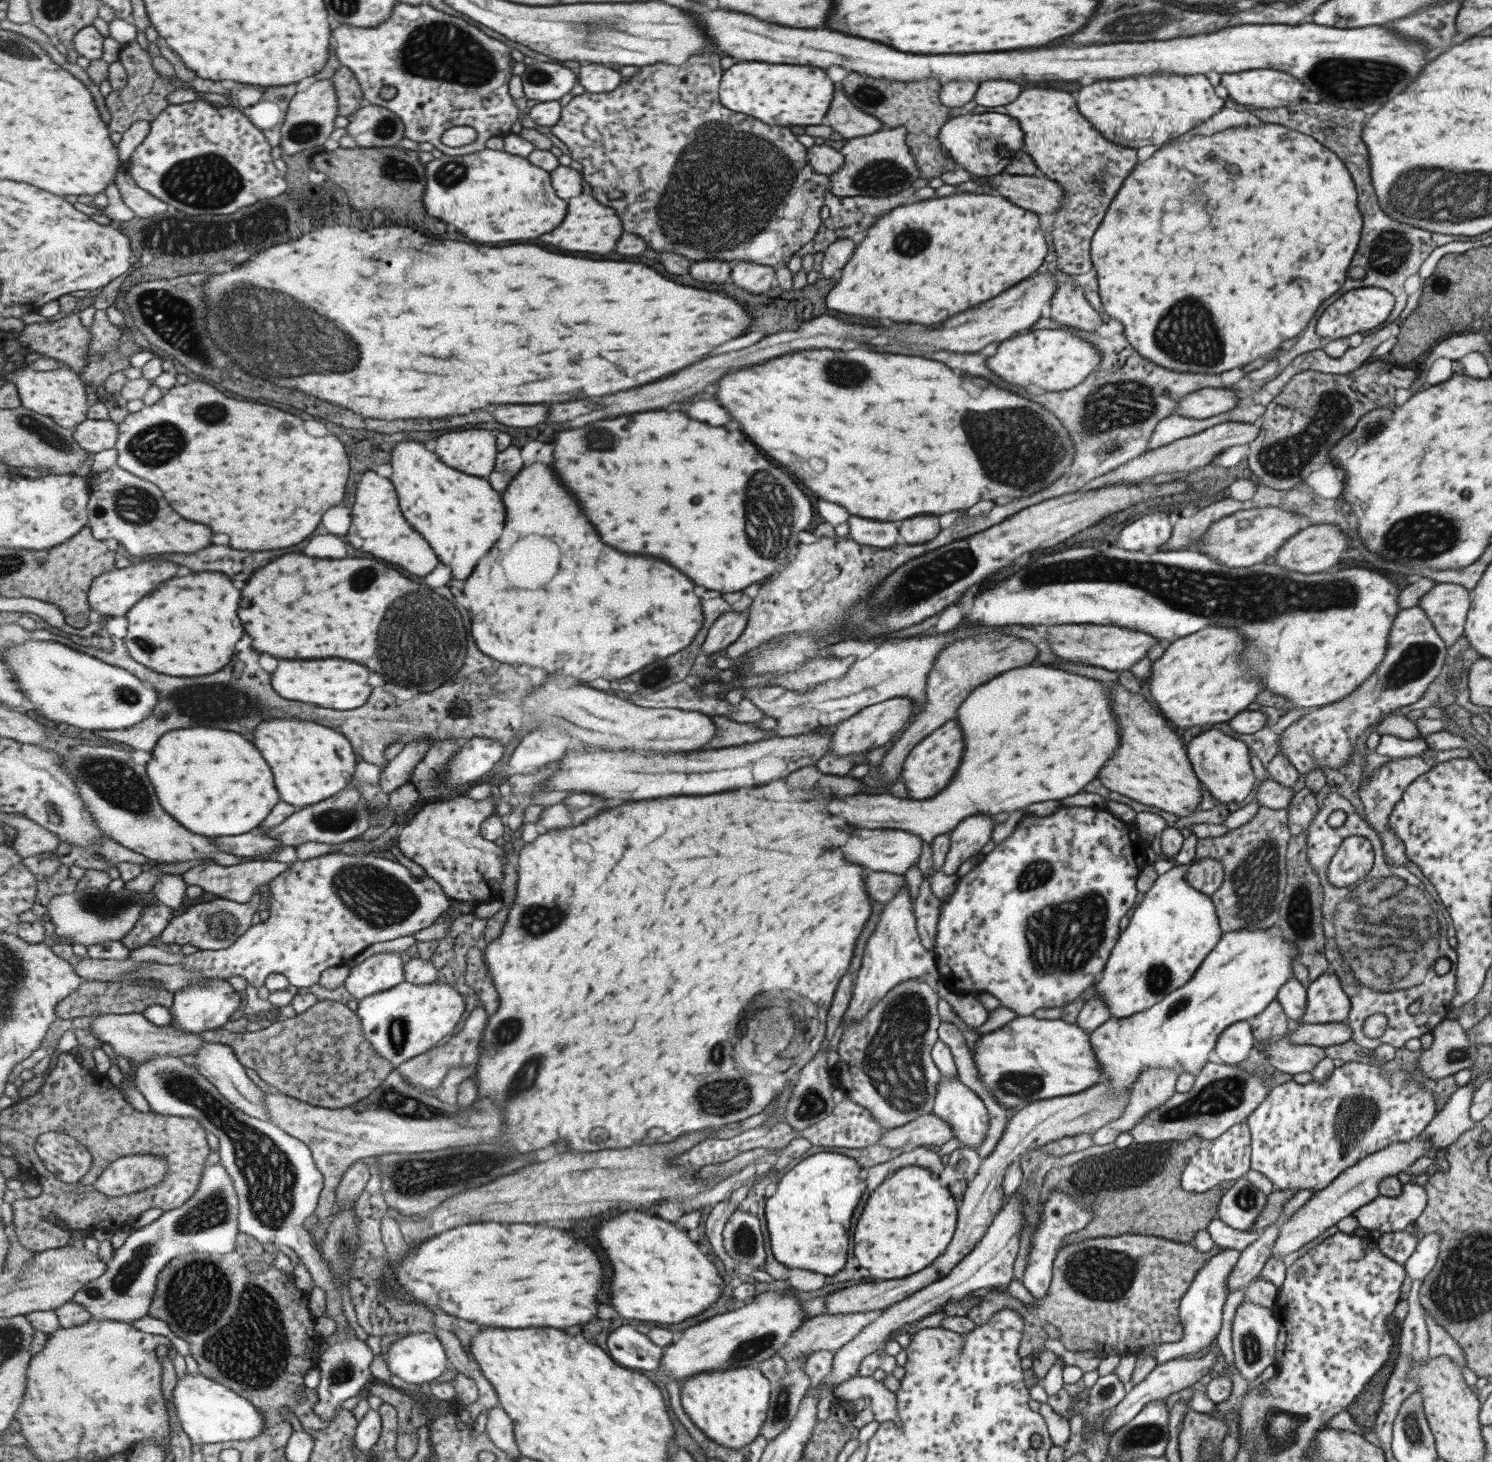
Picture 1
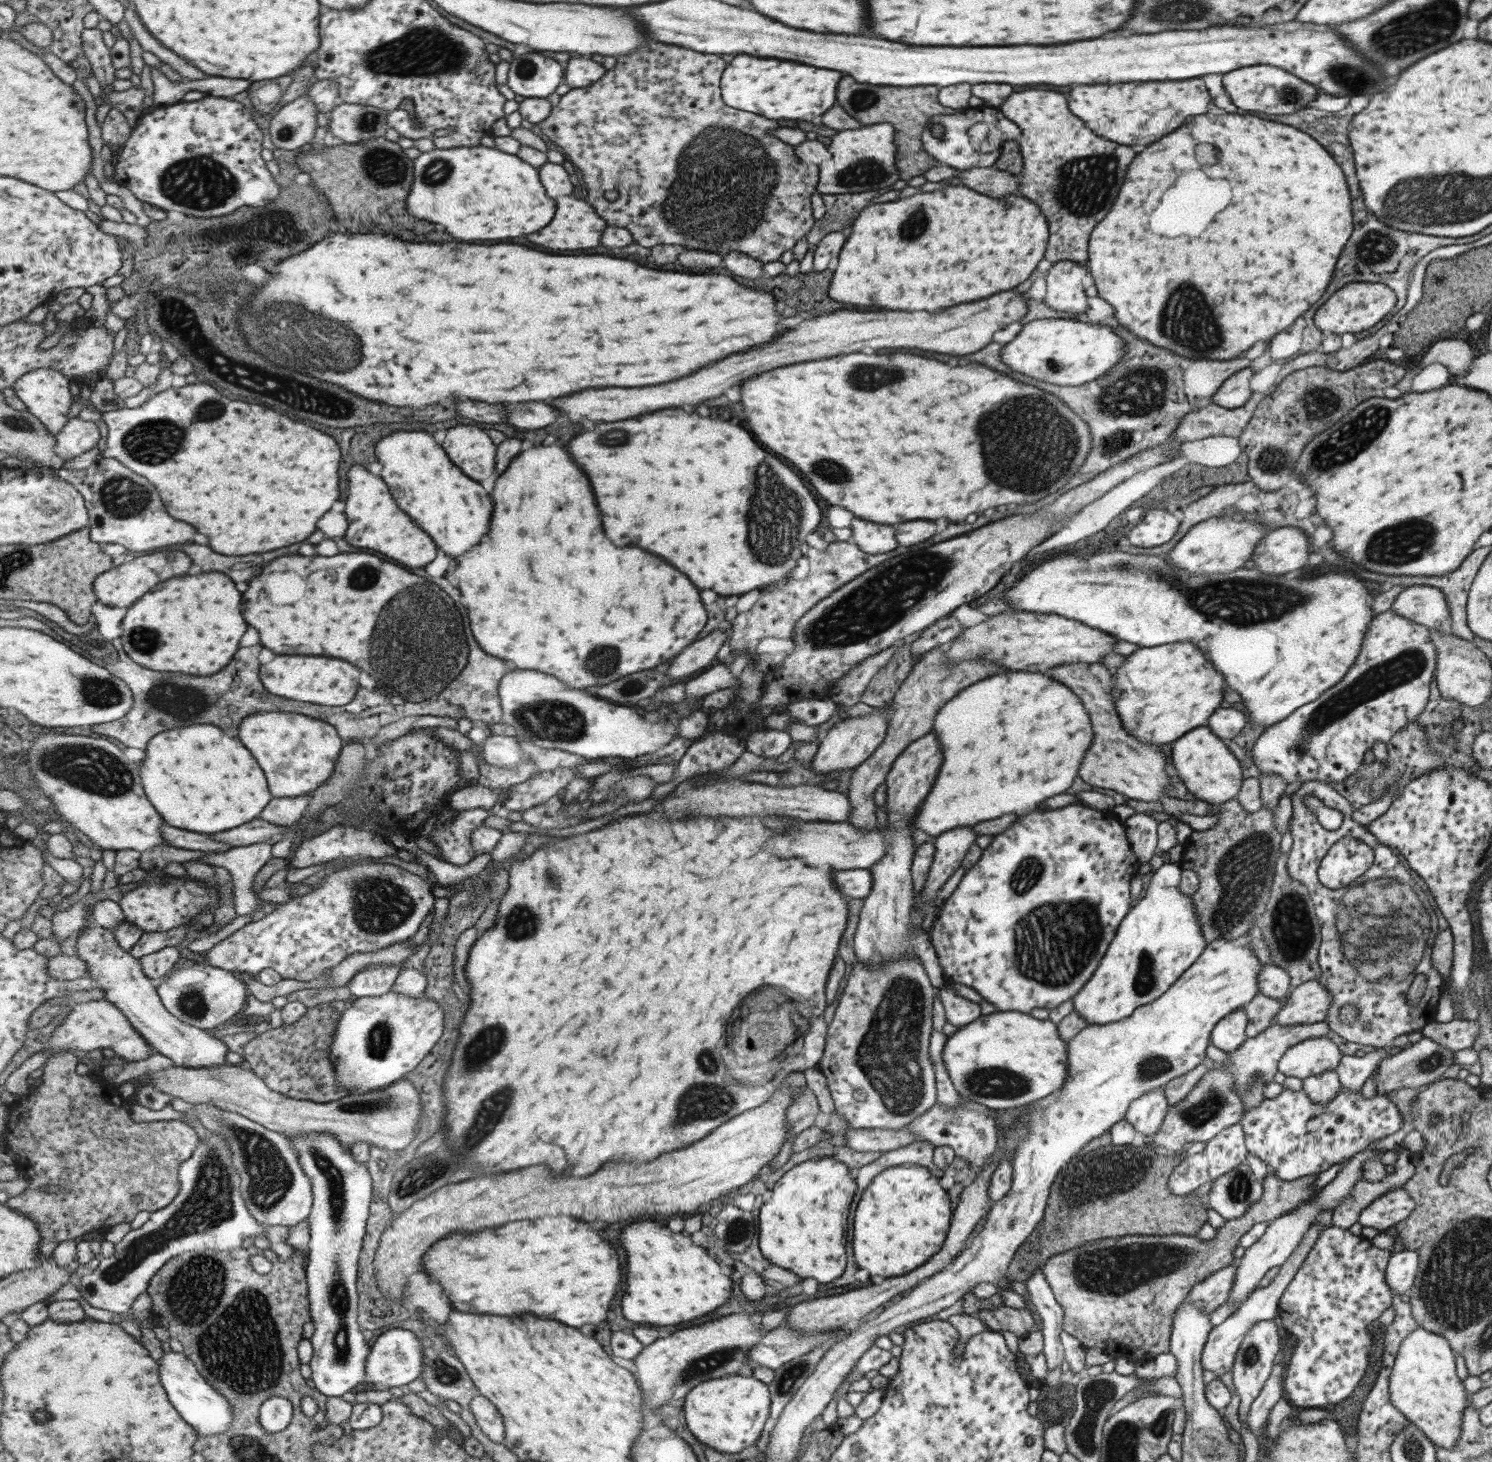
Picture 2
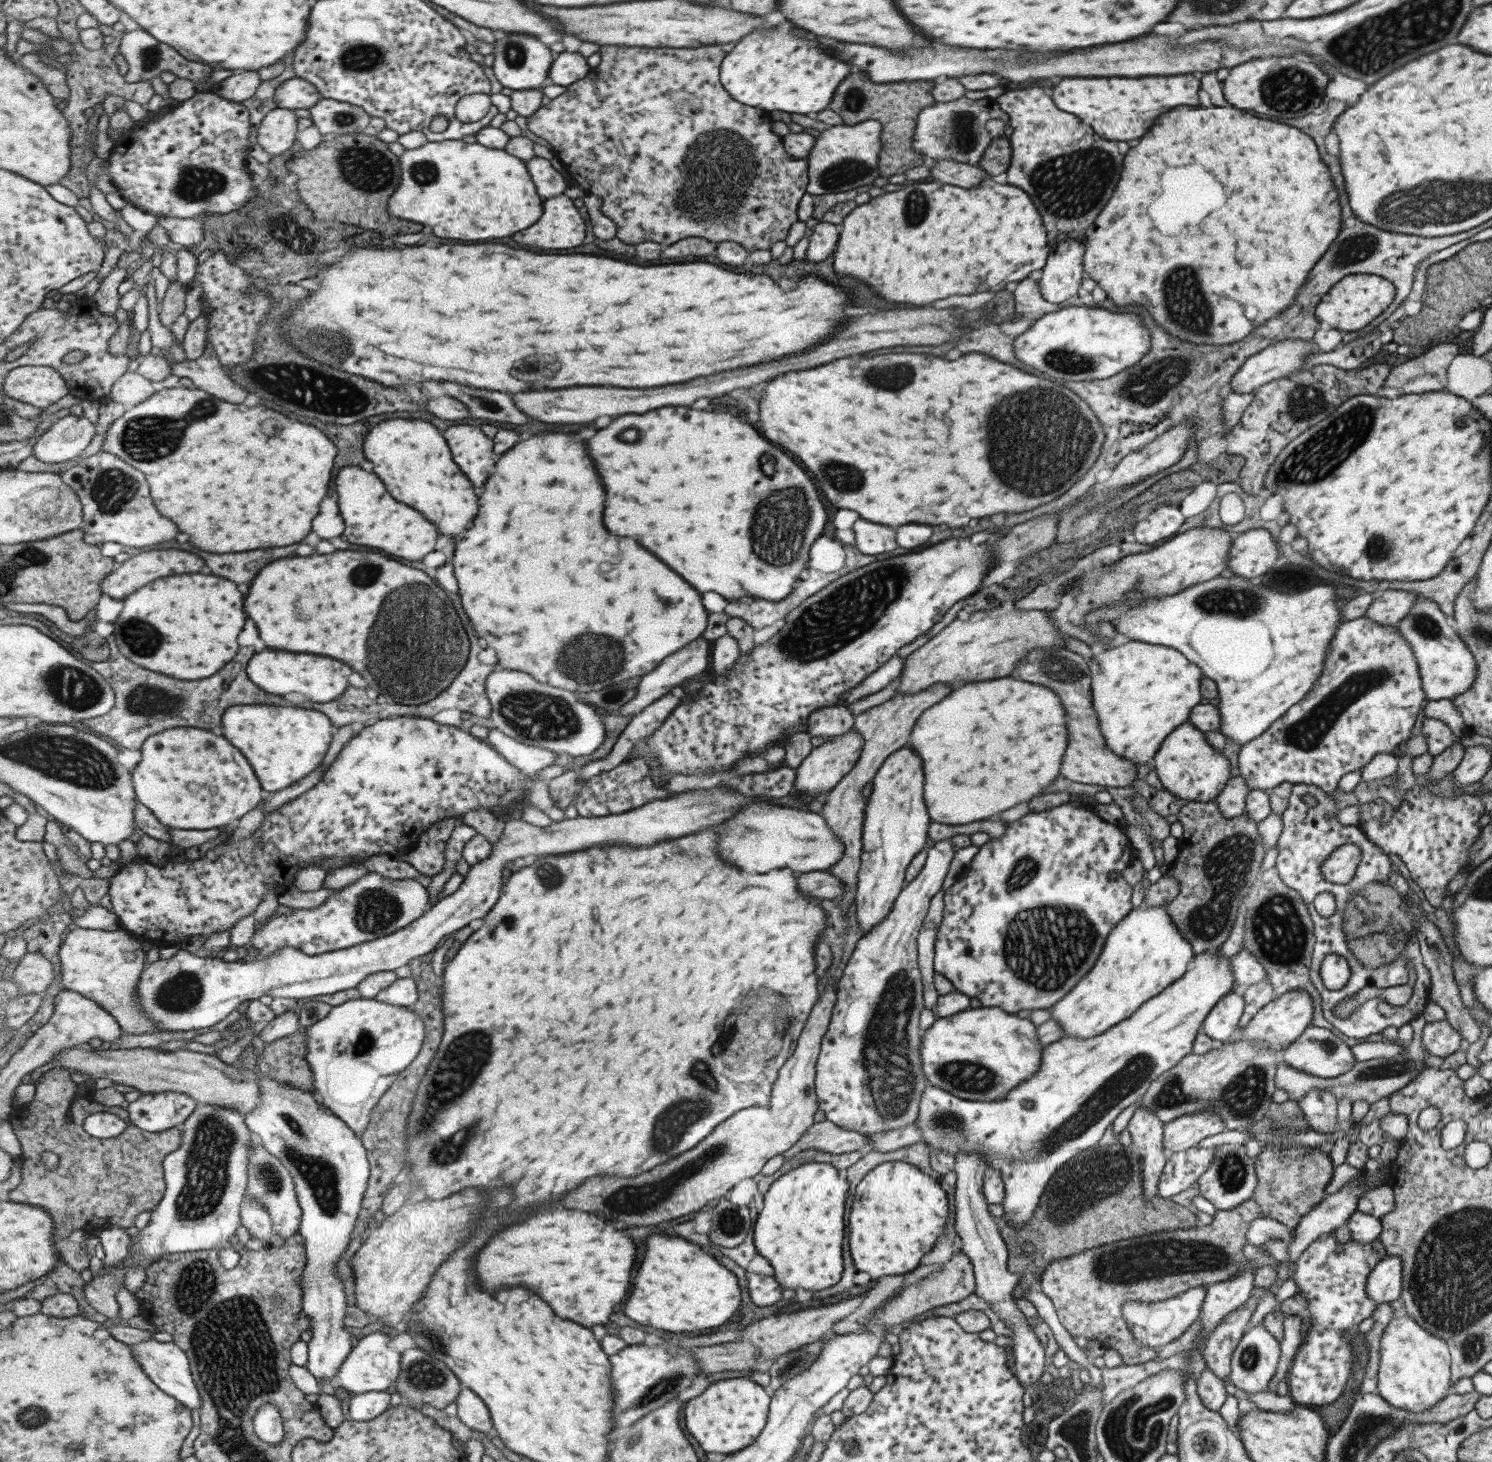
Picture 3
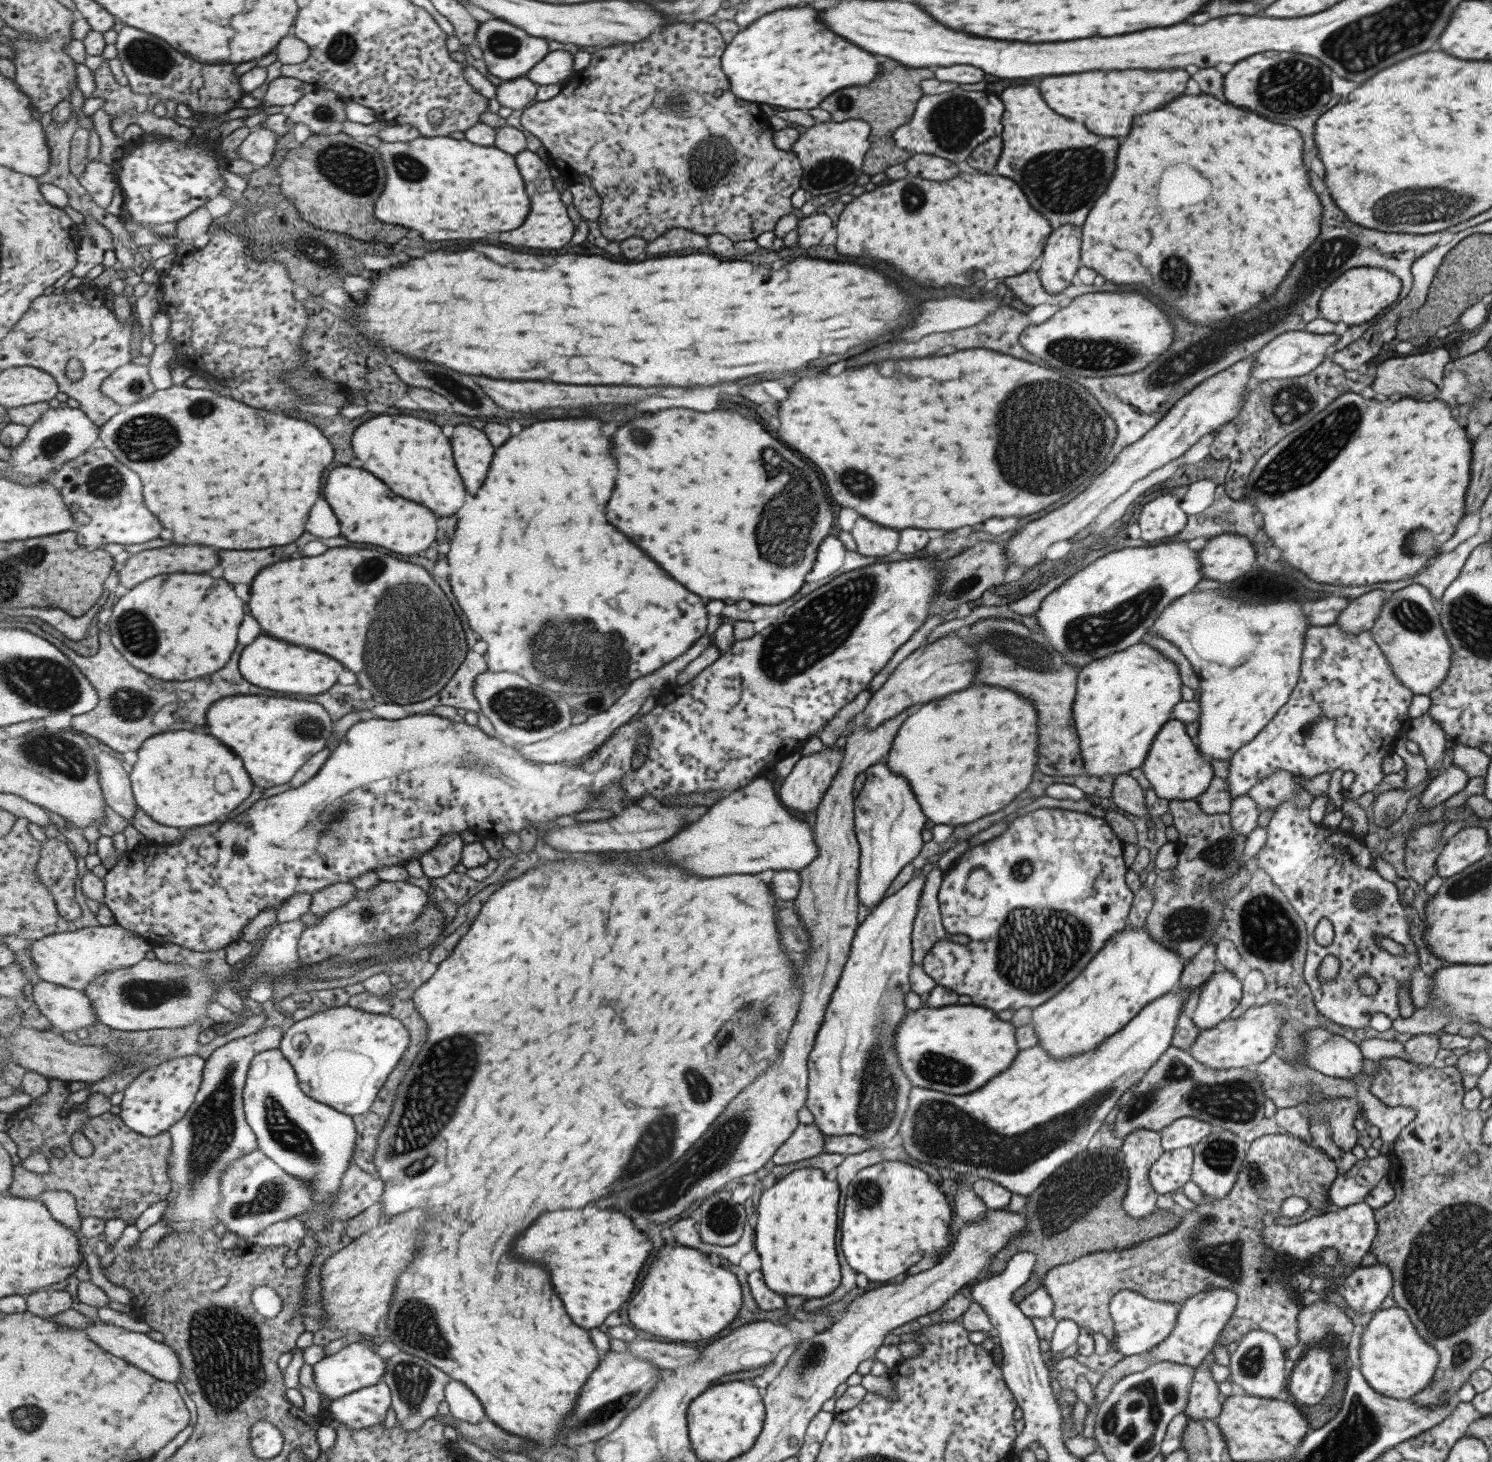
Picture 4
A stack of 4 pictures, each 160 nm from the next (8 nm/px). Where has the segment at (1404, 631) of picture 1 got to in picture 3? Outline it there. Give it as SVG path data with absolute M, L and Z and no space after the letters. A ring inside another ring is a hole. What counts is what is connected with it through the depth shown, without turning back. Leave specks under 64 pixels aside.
M1361 616L1343 621L1334 632L1329 652L1325 652L1323 672L1301 702L1285 710L1285 714L1257 738L1240 746L1238 776L1245 781L1249 791L1268 790L1289 782L1318 786L1322 792L1331 795L1343 775L1361 769L1375 754L1393 751L1399 747L1399 742L1410 736L1409 730L1415 726L1425 694L1411 647L1397 633L1395 625L1377 624Z

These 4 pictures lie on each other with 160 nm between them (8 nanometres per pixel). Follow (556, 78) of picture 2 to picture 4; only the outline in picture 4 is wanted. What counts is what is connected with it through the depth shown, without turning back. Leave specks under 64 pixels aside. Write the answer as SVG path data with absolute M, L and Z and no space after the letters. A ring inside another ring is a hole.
M497 18L482 22L476 37L476 43L482 49L482 64L491 74L503 81L527 76L551 52L549 39L535 37L527 30L511 26L509 22Z

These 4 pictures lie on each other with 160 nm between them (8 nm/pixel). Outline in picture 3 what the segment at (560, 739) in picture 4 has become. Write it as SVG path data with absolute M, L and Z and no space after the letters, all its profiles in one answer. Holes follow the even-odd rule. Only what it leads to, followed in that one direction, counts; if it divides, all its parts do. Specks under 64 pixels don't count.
M702 637L685 646L685 649L679 650L676 654L665 658L665 661L660 666L657 666L656 670L642 676L641 682L636 690L637 696L629 704L621 707L619 712L615 713L634 717L644 708L649 707L653 702L665 696L668 692L671 692L676 686L681 686L685 680L693 678L693 676L697 676L701 672L705 672L709 668L709 646L710 641ZM495 726L489 731L487 741L502 755L505 755L505 758L508 758L523 774L527 774L534 779L538 777L538 772L548 766L555 765L555 760L560 755L560 753L548 748L531 746L516 741Z

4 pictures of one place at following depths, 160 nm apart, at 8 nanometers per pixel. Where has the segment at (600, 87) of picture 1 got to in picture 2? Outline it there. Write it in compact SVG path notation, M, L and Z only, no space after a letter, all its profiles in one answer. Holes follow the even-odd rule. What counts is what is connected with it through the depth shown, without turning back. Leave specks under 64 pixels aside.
M572 56L565 64L565 81L573 89L585 88L595 84L608 71L601 63L586 56Z

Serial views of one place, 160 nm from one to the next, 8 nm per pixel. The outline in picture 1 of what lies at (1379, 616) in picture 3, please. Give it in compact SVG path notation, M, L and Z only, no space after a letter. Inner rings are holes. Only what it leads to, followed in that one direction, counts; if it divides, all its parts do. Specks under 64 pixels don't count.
M1435 583L1416 604L1424 610L1445 647L1451 647L1463 635L1469 605L1470 591L1447 583Z

